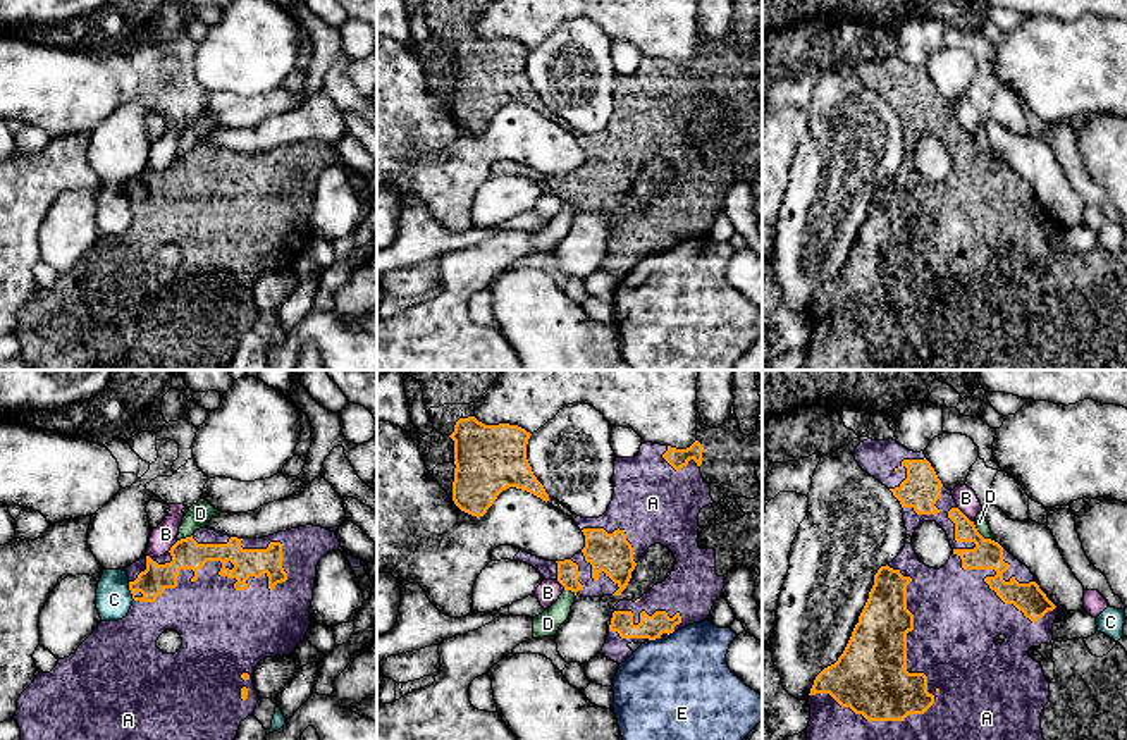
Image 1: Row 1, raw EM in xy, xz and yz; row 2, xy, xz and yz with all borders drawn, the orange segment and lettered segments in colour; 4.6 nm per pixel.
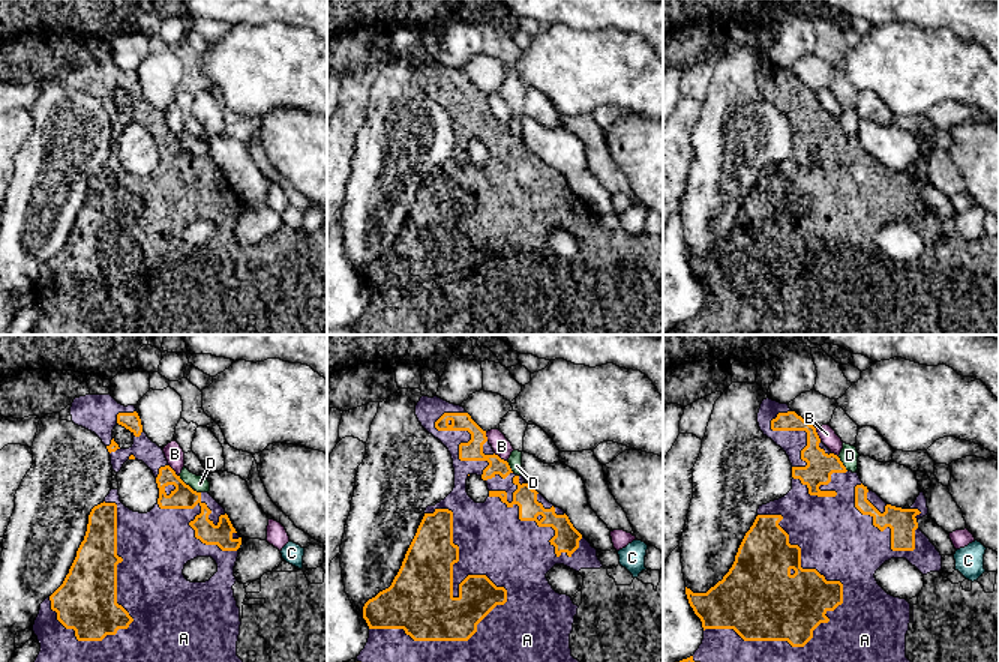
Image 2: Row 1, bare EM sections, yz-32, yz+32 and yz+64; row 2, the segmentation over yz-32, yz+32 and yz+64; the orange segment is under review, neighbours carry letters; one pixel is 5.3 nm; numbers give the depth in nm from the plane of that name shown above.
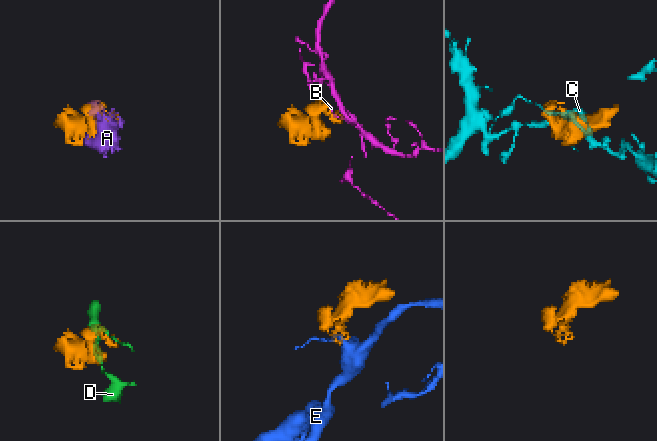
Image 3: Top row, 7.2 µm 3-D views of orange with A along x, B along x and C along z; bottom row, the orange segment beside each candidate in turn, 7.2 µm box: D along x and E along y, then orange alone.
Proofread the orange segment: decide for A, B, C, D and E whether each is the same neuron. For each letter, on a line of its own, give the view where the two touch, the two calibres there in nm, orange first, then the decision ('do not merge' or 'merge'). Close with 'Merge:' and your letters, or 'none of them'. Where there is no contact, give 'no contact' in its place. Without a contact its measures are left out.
A: xy | 140/400 nm | merge
B: yz | 140/100 nm | do not merge
C: xy | 140/170 nm | do not merge
D: yz | 140/60 nm | do not merge
E: xz | 110/500 nm | do not merge
Merge: A

